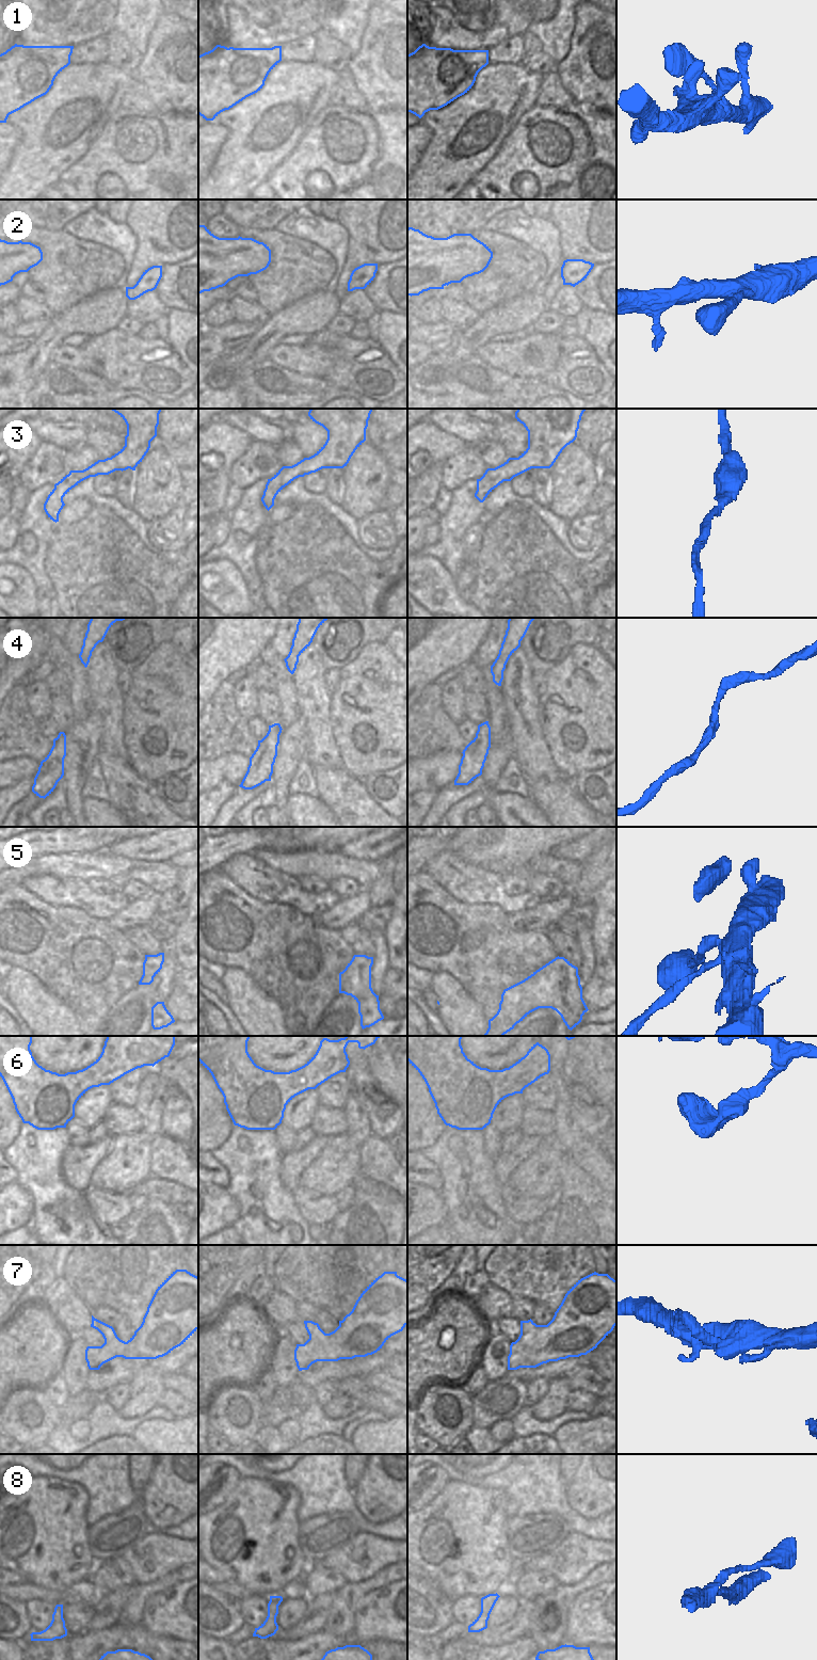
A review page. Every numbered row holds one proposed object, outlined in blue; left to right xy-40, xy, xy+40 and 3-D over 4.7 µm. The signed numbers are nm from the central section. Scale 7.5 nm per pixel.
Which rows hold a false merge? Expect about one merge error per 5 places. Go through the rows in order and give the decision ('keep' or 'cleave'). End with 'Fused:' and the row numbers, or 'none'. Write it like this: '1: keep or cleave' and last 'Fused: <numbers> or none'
1: keep
2: keep
3: keep
4: keep
5: keep
6: keep
7: keep
8: keep
Fused: none

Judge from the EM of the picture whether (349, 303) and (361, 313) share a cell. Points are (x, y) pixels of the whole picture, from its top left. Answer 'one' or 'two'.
one

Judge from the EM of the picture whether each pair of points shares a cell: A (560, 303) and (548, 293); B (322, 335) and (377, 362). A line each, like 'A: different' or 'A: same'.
A: different
B: same

